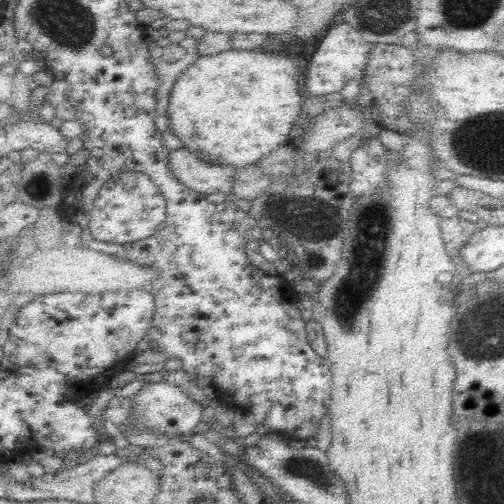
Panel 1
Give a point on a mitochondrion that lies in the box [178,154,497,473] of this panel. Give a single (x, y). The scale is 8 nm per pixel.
(371, 223)

